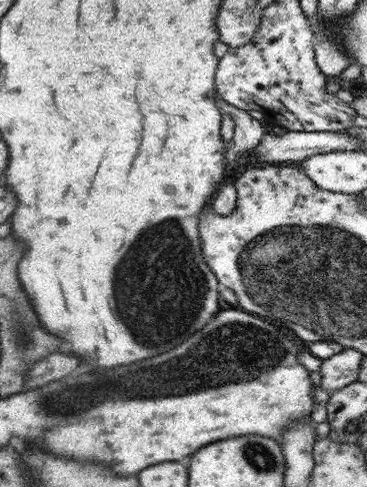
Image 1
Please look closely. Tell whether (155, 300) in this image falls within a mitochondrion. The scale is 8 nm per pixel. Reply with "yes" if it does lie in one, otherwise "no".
yes

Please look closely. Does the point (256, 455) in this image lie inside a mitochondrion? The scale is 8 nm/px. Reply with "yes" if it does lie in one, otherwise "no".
yes

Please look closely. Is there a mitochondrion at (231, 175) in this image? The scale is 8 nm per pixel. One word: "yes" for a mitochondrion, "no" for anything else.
no

